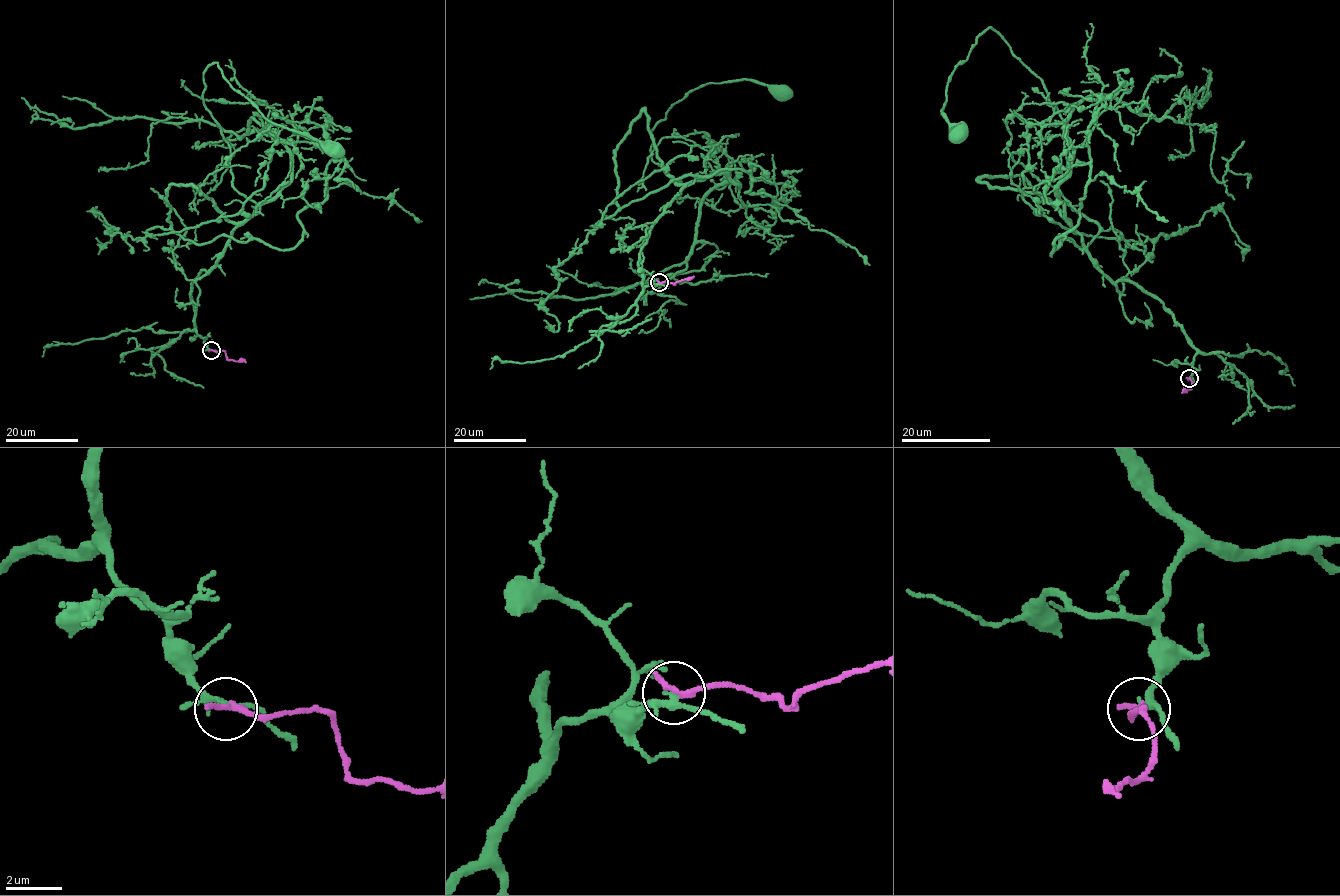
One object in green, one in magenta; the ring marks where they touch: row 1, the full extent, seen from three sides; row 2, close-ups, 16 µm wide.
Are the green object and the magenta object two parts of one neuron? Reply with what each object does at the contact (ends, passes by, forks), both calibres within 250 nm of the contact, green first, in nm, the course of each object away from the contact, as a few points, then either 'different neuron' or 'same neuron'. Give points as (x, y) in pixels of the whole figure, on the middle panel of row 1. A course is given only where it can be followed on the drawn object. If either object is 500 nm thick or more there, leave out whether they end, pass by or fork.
green forks; magenta ends; calibres 190 and 240 nm; course green (659, 282), (639, 269), (650, 227), (704, 177), (676, 183), (652, 129), (707, 83), (784, 95); course magenta (659, 282), (674, 284), (694, 276); different neuron

